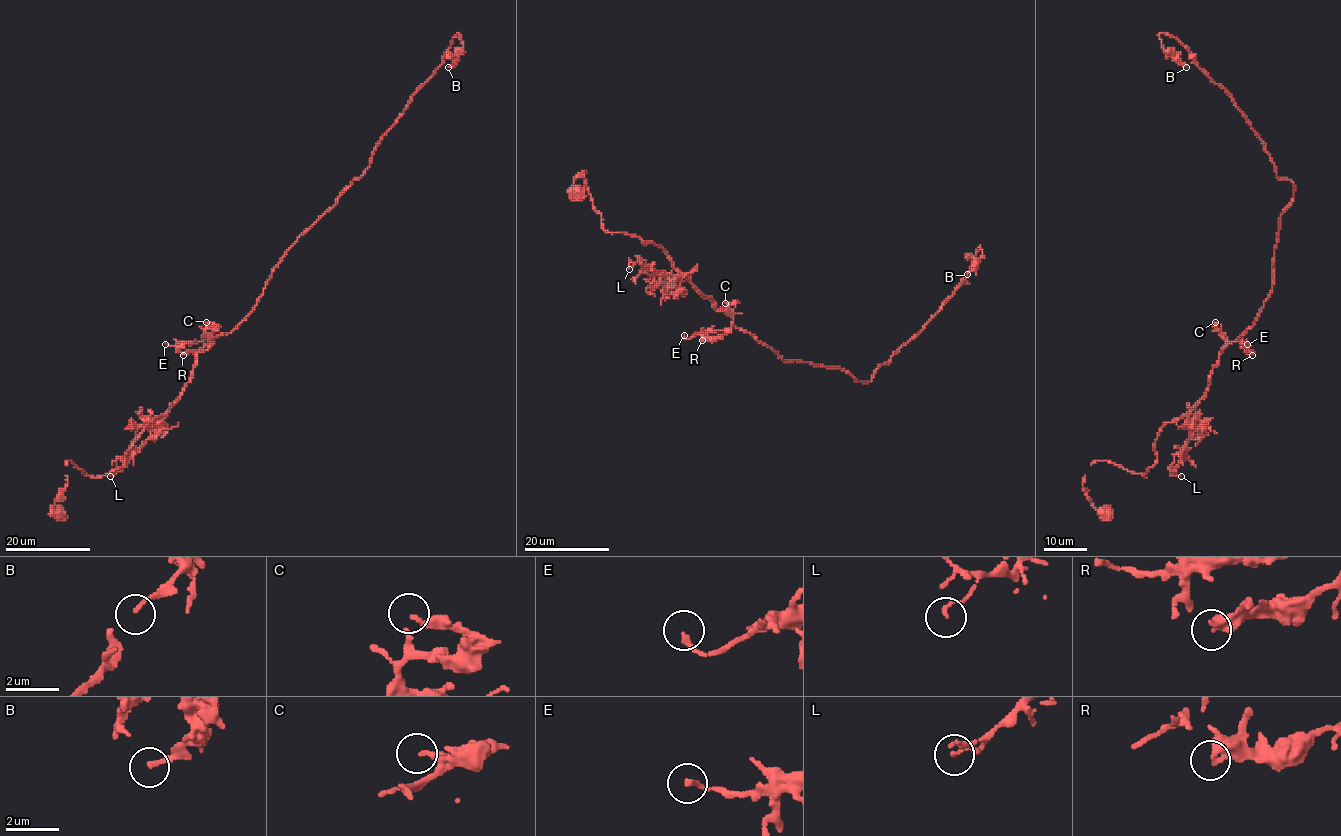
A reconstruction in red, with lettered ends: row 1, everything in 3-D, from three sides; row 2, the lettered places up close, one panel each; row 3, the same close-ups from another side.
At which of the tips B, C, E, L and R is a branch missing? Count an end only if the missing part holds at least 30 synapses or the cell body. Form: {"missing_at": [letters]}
{"missing_at": []}

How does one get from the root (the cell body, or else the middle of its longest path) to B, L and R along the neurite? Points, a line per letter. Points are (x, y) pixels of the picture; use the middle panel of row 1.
B: (577, 195), (586, 171), (605, 230), (659, 246), (784, 361), (860, 382), (930, 321), (978, 247), (967, 274)
L: (577, 195), (574, 180), (586, 171), (602, 226), (659, 246), (683, 274), (668, 280), (640, 263), (629, 269)
R: (577, 195), (574, 180), (586, 171), (602, 226), (659, 246), (733, 318), (727, 333), (702, 340)

